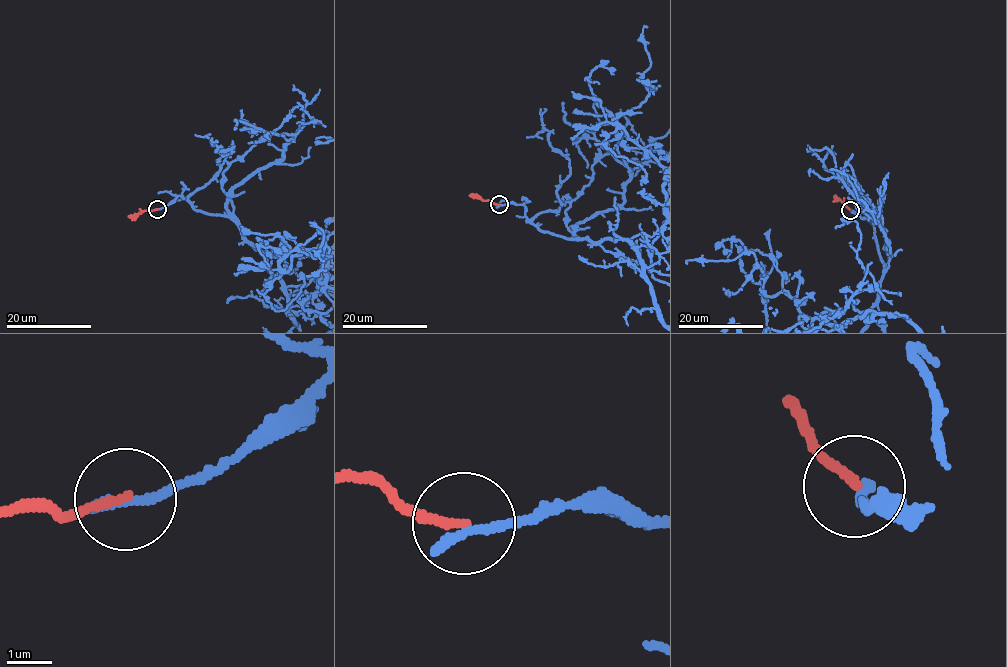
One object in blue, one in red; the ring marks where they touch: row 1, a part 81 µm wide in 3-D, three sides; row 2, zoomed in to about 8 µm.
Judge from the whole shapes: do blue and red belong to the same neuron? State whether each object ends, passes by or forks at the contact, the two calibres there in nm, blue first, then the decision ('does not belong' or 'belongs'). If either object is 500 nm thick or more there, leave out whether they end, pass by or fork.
blue ends there; red ends there; 280 nm thick on the blue side, 190 nm on the other; does not belong

